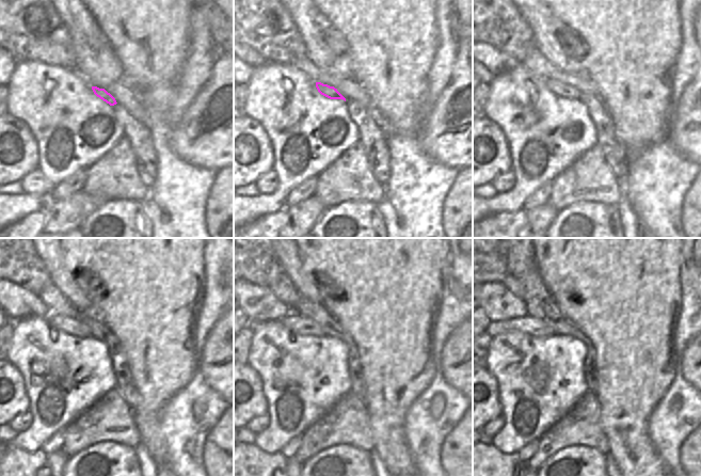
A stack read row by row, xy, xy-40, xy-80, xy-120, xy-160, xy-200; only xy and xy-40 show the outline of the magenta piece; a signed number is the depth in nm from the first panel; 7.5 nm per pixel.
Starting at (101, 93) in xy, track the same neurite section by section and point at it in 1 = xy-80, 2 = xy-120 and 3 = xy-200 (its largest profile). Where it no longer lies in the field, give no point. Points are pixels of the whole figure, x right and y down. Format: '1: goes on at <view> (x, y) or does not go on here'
1: goes on at xy-80 (559, 89)
2: goes on at xy-120 (73, 326)
3: goes on at xy-200 (526, 324)

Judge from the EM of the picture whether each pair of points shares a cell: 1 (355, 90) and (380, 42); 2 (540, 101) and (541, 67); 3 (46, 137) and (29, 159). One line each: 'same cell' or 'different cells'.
1: different cells
2: different cells
3: different cells

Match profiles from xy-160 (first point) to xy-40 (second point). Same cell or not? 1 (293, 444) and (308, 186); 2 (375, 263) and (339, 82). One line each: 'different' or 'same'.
1: same
2: different

